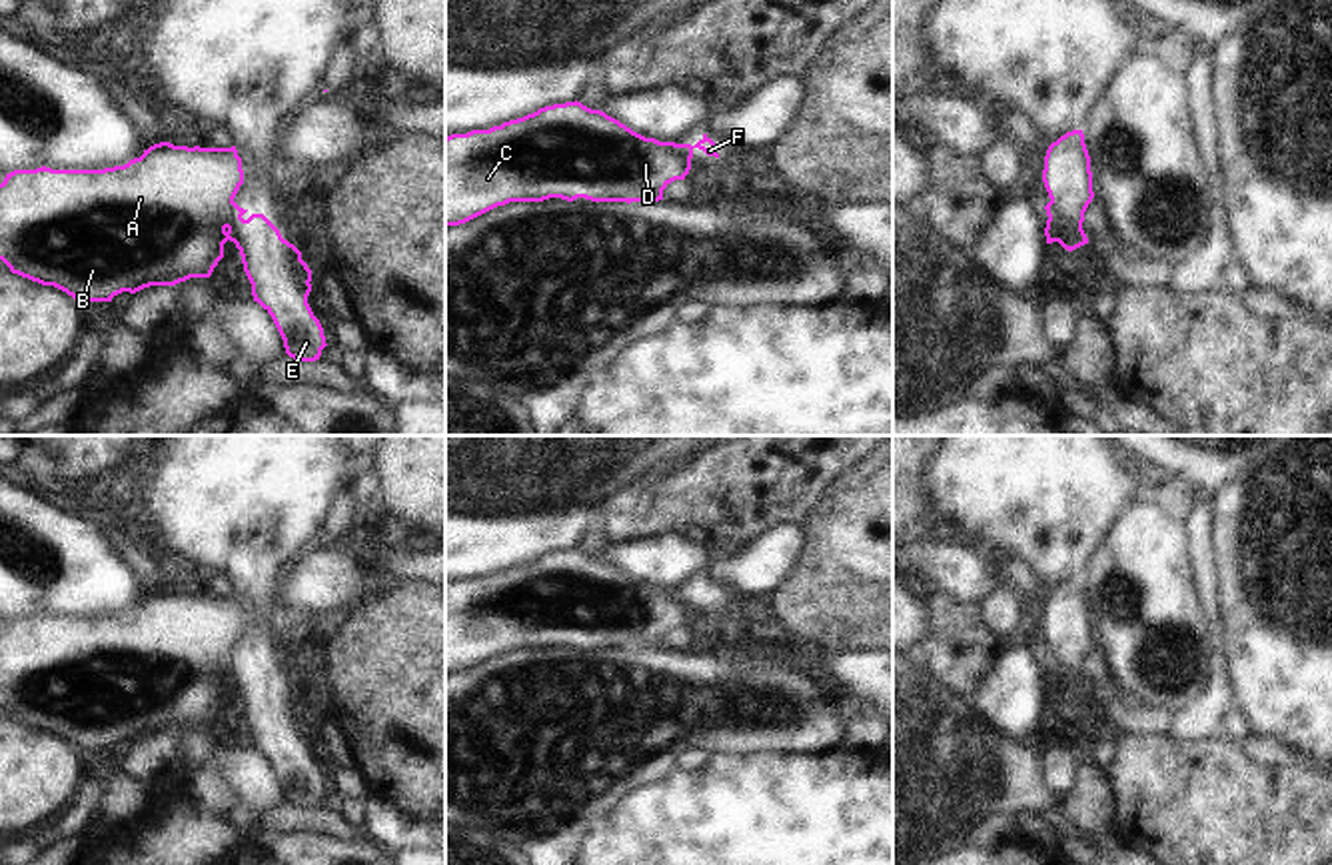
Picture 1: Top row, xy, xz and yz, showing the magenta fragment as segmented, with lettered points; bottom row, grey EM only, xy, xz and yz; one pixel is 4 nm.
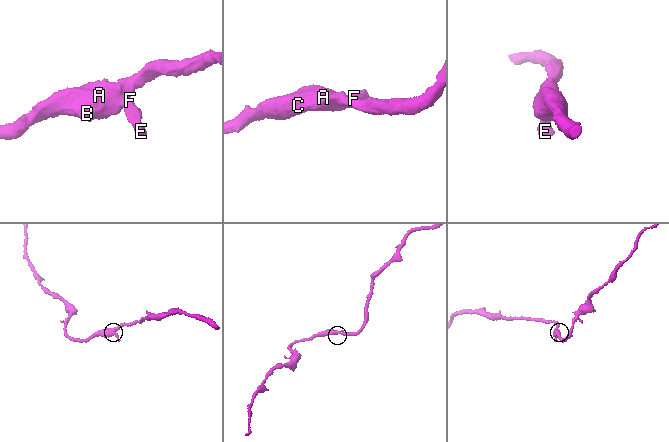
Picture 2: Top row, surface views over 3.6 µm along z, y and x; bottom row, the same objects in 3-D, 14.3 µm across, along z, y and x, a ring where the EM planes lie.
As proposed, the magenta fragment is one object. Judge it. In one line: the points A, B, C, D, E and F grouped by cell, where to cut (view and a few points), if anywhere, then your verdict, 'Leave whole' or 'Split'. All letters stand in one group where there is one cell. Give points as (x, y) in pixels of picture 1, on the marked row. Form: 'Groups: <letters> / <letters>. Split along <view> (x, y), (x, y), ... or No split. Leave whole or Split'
Groups: A B C D / E F. Split along yz (1049, 216), (1057, 224), (1057, 240). Split

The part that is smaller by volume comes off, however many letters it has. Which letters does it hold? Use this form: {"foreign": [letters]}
{"foreign": ["E", "F"]}

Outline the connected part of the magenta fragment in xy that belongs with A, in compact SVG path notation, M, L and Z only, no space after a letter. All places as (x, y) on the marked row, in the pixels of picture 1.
M160 142L124 166L104 170L14 170L0 184L0 260L12 274L54 286L80 302L112 302L122 292L210 278L224 258L228 220L248 212L234 202L242 184L236 146L188 148Z

